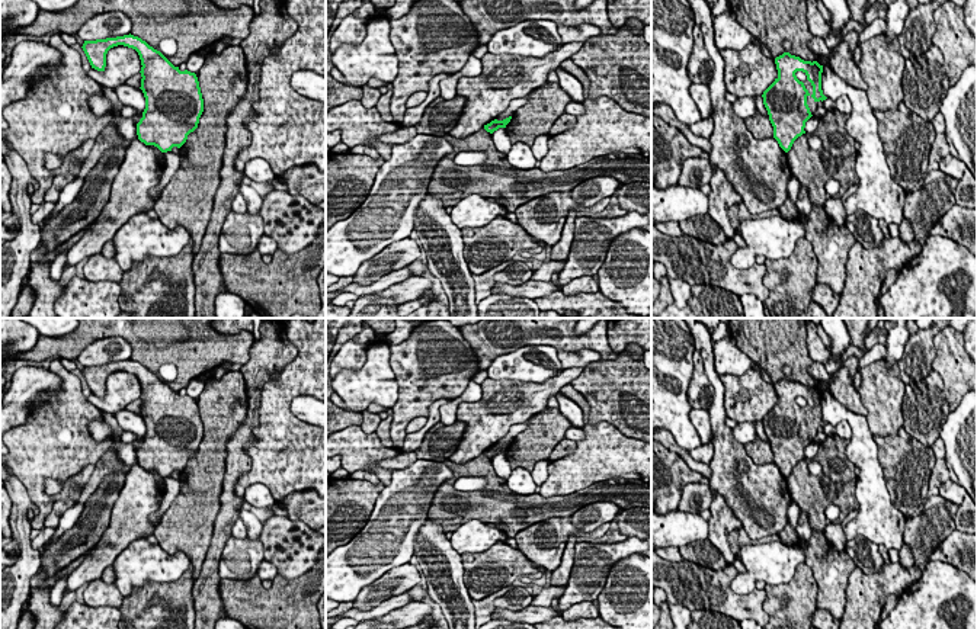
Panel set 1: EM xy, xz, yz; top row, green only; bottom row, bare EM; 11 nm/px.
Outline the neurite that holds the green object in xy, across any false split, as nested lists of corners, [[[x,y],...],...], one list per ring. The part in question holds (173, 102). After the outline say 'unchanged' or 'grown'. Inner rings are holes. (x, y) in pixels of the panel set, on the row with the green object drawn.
[[[131,33],[116,38],[84,41],[81,48],[92,68],[105,71],[106,54],[118,45],[135,49],[142,65],[140,71],[142,77],[140,89],[145,97],[145,109],[137,123],[138,139],[145,145],[157,147],[161,153],[172,151],[173,147],[180,148],[186,142],[188,135],[198,128],[199,118],[204,112],[204,99],[196,74],[188,70],[180,71],[160,51]]]; unchanged

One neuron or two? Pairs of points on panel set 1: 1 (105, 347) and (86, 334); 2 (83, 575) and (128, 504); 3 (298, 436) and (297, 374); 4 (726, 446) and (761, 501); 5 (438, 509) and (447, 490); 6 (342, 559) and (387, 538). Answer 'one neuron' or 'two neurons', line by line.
1: two neurons
2: one neuron
3: one neuron
4: one neuron
5: one neuron
6: one neuron

